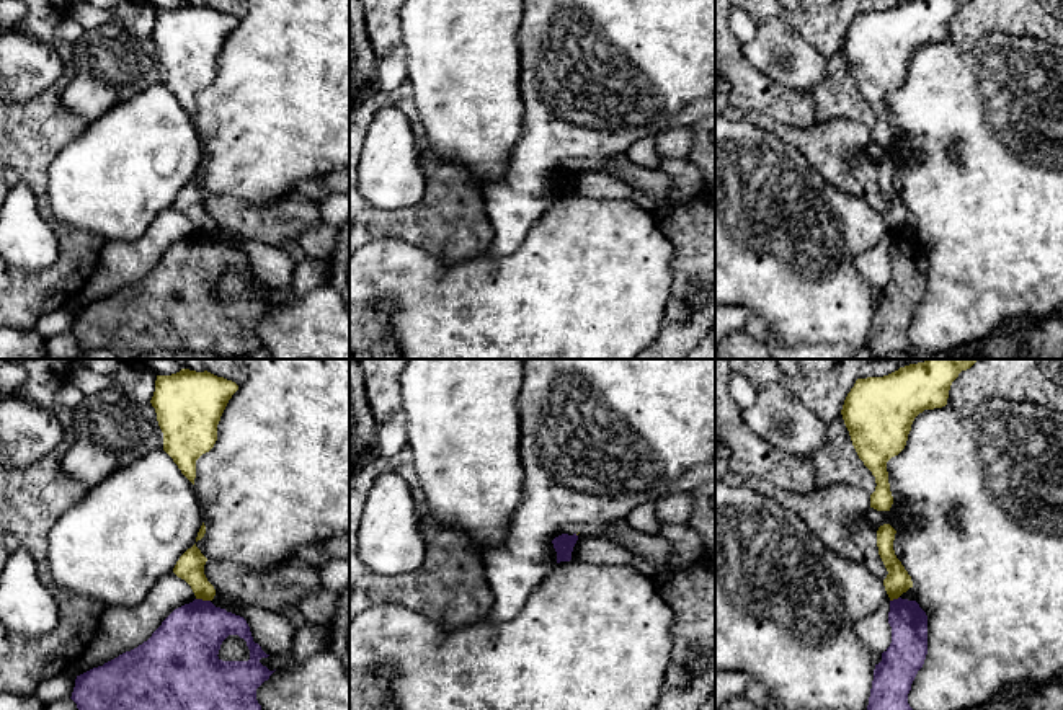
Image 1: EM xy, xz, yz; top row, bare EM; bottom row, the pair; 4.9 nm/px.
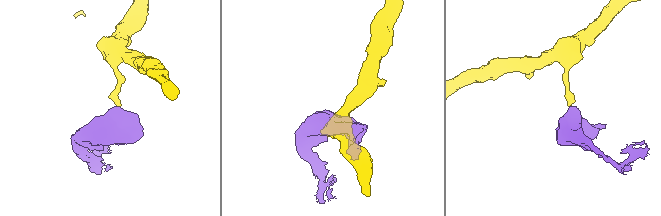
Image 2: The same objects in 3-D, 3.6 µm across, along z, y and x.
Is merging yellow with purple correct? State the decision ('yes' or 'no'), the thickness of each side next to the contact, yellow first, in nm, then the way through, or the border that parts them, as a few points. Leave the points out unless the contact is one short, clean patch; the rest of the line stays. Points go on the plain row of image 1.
no; 140 nm thick on the yellow side, 320 nm on the other; border along xy (196, 232), (209, 235)

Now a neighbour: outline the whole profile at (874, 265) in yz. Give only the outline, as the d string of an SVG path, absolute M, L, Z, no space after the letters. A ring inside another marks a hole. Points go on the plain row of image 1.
M890 235L875 246L861 253L854 266L857 273L874 287L882 289L892 277L892 261L888 258Z

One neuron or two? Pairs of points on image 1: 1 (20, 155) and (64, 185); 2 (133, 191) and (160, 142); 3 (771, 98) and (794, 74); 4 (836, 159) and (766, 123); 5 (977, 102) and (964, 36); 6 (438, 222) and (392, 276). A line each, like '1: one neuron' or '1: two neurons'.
1: two neurons
2: one neuron
3: two neurons
4: one neuron
5: two neurons
6: two neurons

